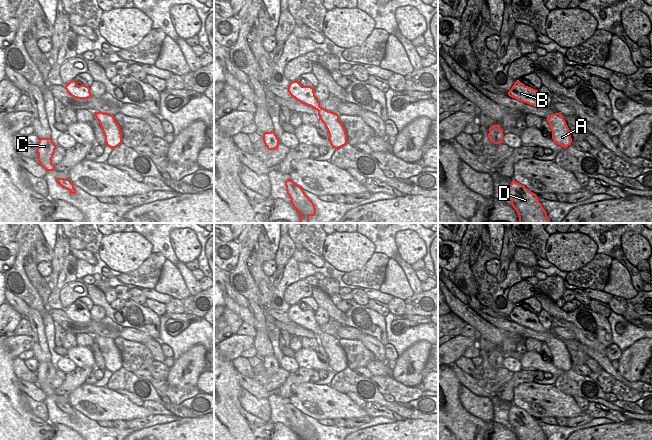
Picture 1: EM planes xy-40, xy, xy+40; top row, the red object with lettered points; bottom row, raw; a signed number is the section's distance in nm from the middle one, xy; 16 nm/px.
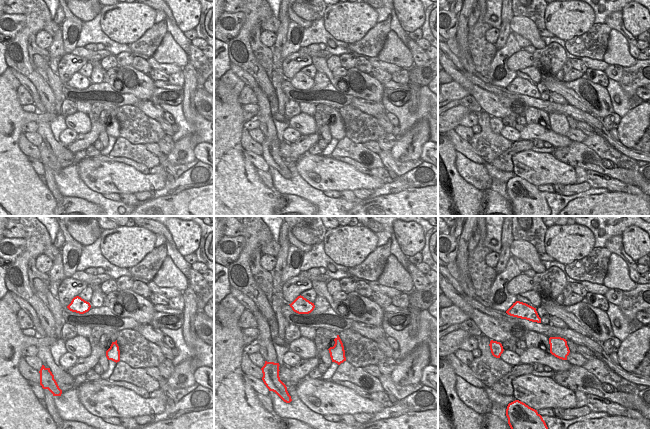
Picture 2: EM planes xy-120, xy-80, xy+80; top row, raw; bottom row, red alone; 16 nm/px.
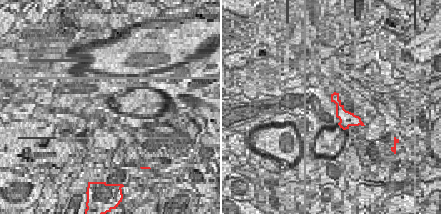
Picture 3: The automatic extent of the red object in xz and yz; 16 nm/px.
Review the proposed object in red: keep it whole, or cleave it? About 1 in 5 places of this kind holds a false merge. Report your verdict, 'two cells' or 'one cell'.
one cell

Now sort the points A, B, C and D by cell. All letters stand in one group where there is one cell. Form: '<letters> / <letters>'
A B C D

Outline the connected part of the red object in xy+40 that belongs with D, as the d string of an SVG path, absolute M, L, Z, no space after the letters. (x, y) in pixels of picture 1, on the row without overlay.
M513 404L509 410L508 419L518 440L547 440L537 419L524 409Z

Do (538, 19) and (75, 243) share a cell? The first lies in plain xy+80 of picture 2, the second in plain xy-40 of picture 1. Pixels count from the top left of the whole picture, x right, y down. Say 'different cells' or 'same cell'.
different cells

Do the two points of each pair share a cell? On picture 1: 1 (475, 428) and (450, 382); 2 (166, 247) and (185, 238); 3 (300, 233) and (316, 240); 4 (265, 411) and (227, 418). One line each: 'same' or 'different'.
1: same
2: different
3: same
4: different

